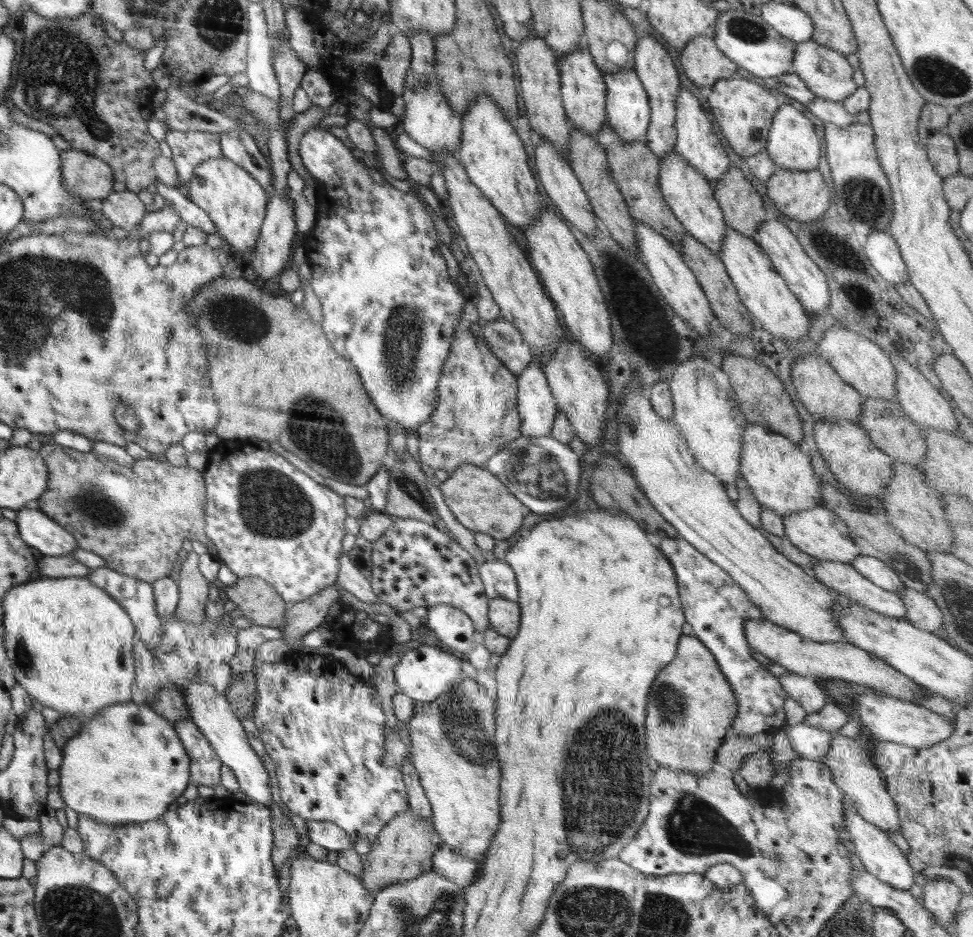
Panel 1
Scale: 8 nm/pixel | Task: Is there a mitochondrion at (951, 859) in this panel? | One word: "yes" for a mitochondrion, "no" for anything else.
no

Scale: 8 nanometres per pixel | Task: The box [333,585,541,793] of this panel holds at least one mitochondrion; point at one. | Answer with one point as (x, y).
(464, 724)

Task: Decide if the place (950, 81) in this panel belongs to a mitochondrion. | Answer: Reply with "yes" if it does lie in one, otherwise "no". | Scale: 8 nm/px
yes

